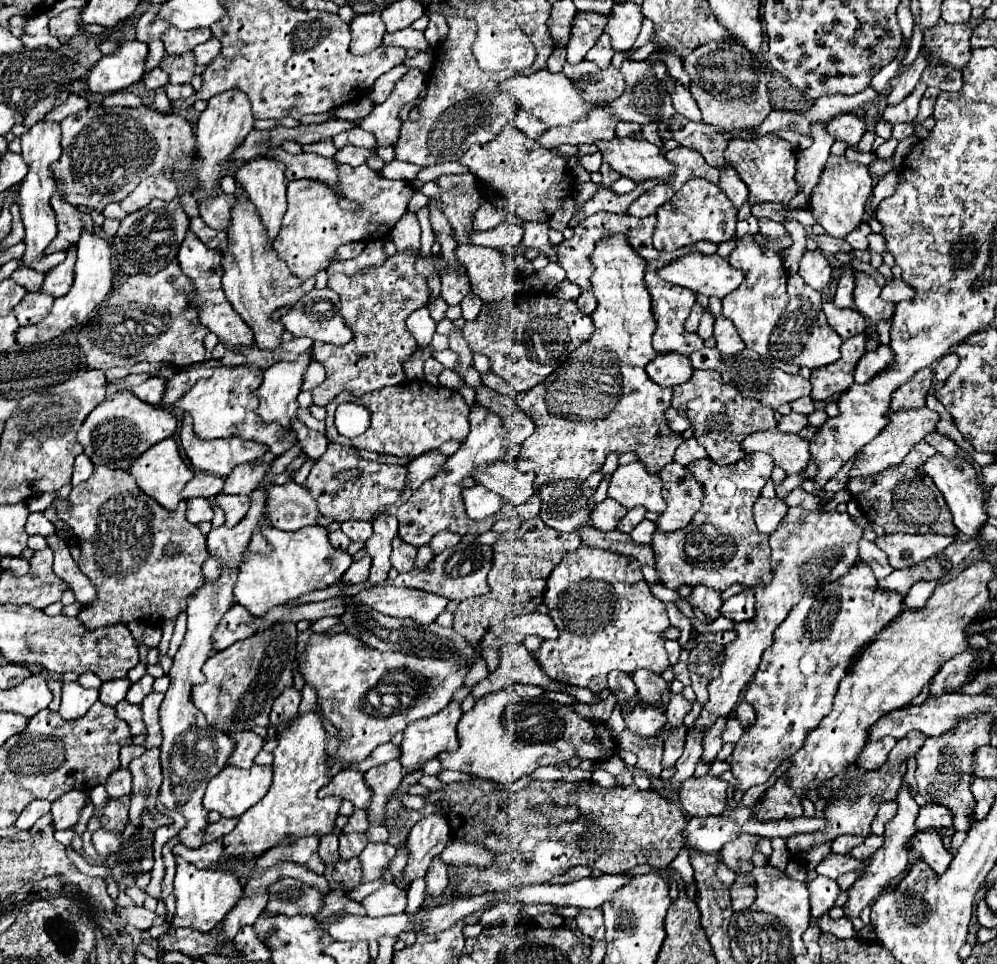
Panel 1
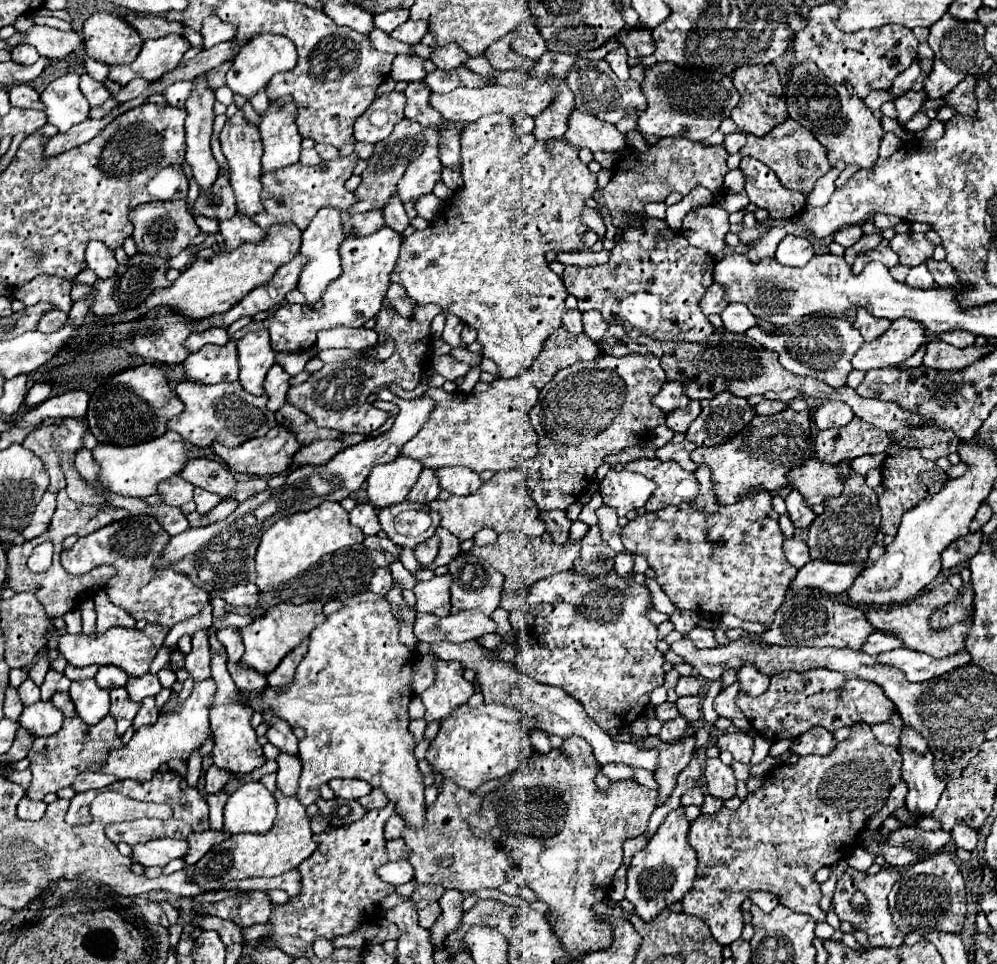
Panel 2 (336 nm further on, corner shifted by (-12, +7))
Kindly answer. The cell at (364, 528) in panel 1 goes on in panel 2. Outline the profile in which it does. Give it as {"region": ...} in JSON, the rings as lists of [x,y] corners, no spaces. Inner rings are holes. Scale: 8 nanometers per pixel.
{"region":[[[370,503],[356,505],[350,511],[350,523],[356,525],[356,527],[360,527],[364,535],[378,535],[378,531],[382,529],[380,521],[376,517],[376,509]]]}

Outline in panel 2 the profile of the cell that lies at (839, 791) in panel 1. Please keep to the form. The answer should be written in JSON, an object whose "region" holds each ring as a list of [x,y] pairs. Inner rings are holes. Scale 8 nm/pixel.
{"region":[[[854,723],[850,727],[850,737],[840,741],[832,755],[808,755],[800,757],[794,765],[774,767],[766,775],[764,785],[748,795],[740,809],[728,811],[722,807],[716,815],[700,815],[692,821],[688,835],[690,845],[698,853],[698,875],[692,891],[680,901],[682,911],[700,917],[720,945],[730,945],[740,938],[744,927],[741,905],[754,891],[770,891],[780,899],[780,905],[798,913],[808,913],[816,921],[824,921],[826,913],[818,907],[822,893],[820,885],[814,881],[814,873],[820,867],[834,865],[856,849],[856,839],[866,827],[866,821],[884,805],[890,789],[902,779],[900,765],[902,759],[896,747],[878,743],[870,725]]]}

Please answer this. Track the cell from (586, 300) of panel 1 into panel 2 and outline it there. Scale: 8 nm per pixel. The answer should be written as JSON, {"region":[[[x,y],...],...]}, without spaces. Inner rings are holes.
{"region":[[[596,311],[584,313],[582,315],[582,325],[584,325],[584,335],[590,337],[592,341],[600,341],[608,329],[608,323],[602,321],[602,315],[598,315]]]}

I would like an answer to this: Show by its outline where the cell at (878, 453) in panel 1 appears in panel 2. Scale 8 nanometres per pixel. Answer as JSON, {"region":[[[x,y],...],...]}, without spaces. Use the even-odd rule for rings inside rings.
{"region":[[[810,457],[804,467],[792,469],[788,473],[788,487],[792,491],[800,491],[804,497],[804,503],[818,505],[826,497],[840,495],[842,491],[842,475],[848,471],[848,461],[842,461],[838,465],[826,465],[820,463],[816,457]]]}

